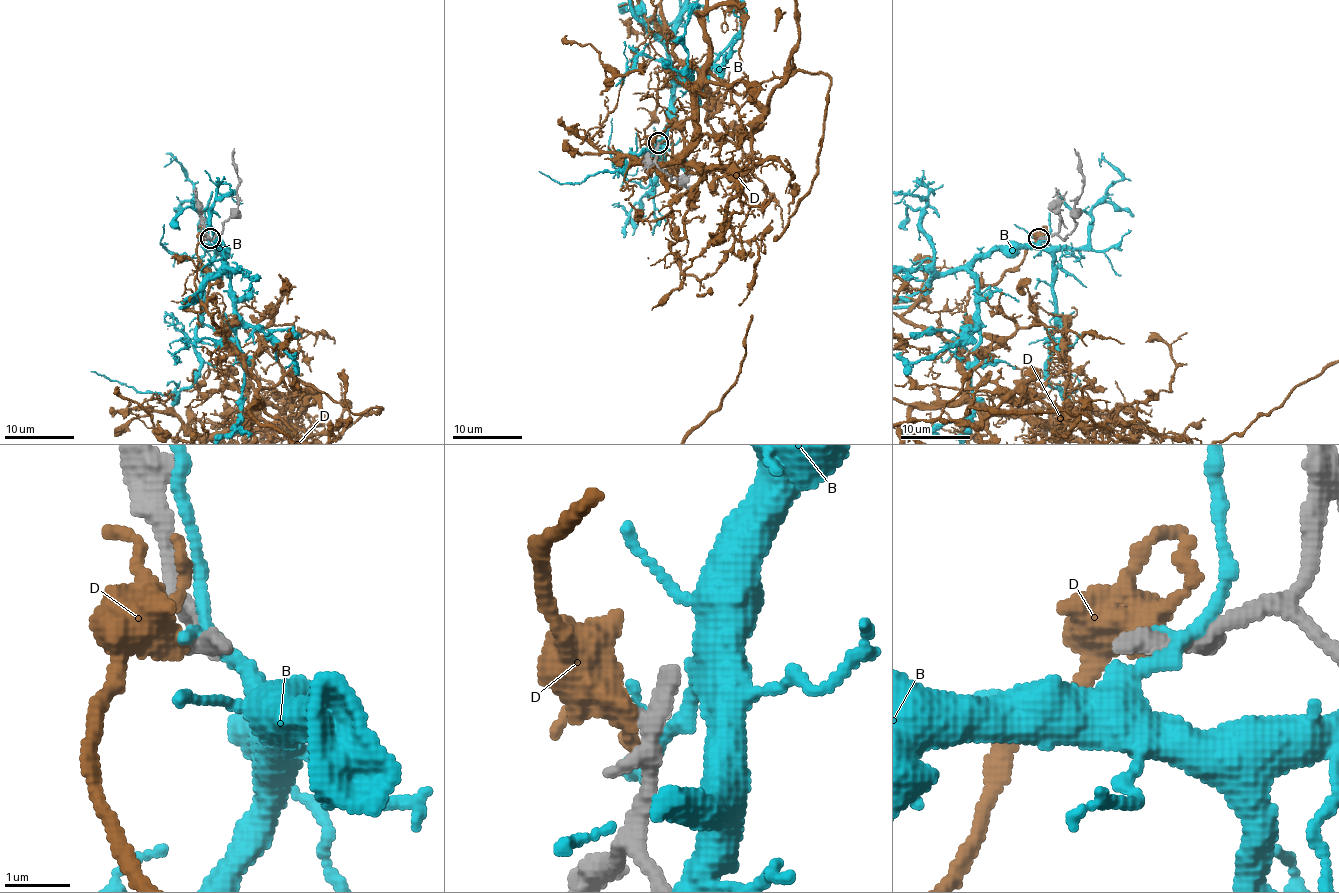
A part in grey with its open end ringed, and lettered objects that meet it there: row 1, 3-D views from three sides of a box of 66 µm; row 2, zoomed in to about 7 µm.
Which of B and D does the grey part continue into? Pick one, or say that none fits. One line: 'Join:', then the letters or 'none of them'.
Join: none of them

